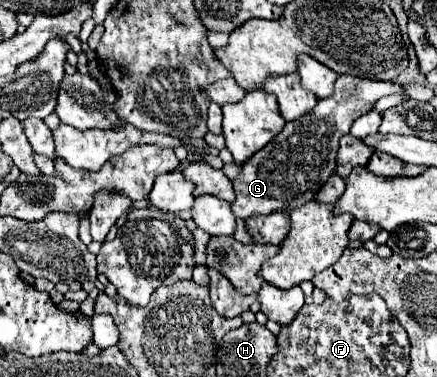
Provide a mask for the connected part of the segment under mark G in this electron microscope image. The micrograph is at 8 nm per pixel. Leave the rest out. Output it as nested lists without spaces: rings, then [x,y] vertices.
[[[341,74],[335,82],[335,94],[333,96],[319,100],[315,104],[315,108],[309,114],[305,114],[303,118],[299,118],[295,122],[287,122],[285,128],[263,150],[259,150],[255,154],[255,158],[251,158],[251,162],[247,162],[247,166],[243,166],[243,172],[233,180],[237,198],[231,204],[231,208],[233,208],[235,216],[237,218],[251,218],[255,214],[285,212],[285,210],[299,208],[299,206],[307,204],[309,200],[313,200],[315,194],[323,188],[327,178],[337,168],[339,138],[349,132],[351,124],[361,114],[367,114],[369,110],[373,110],[373,106],[379,98],[395,94],[395,92],[403,92],[403,88],[405,86],[397,84],[397,82],[375,82],[375,80],[365,80],[365,78],[357,78],[357,76],[351,76],[351,74]]]

